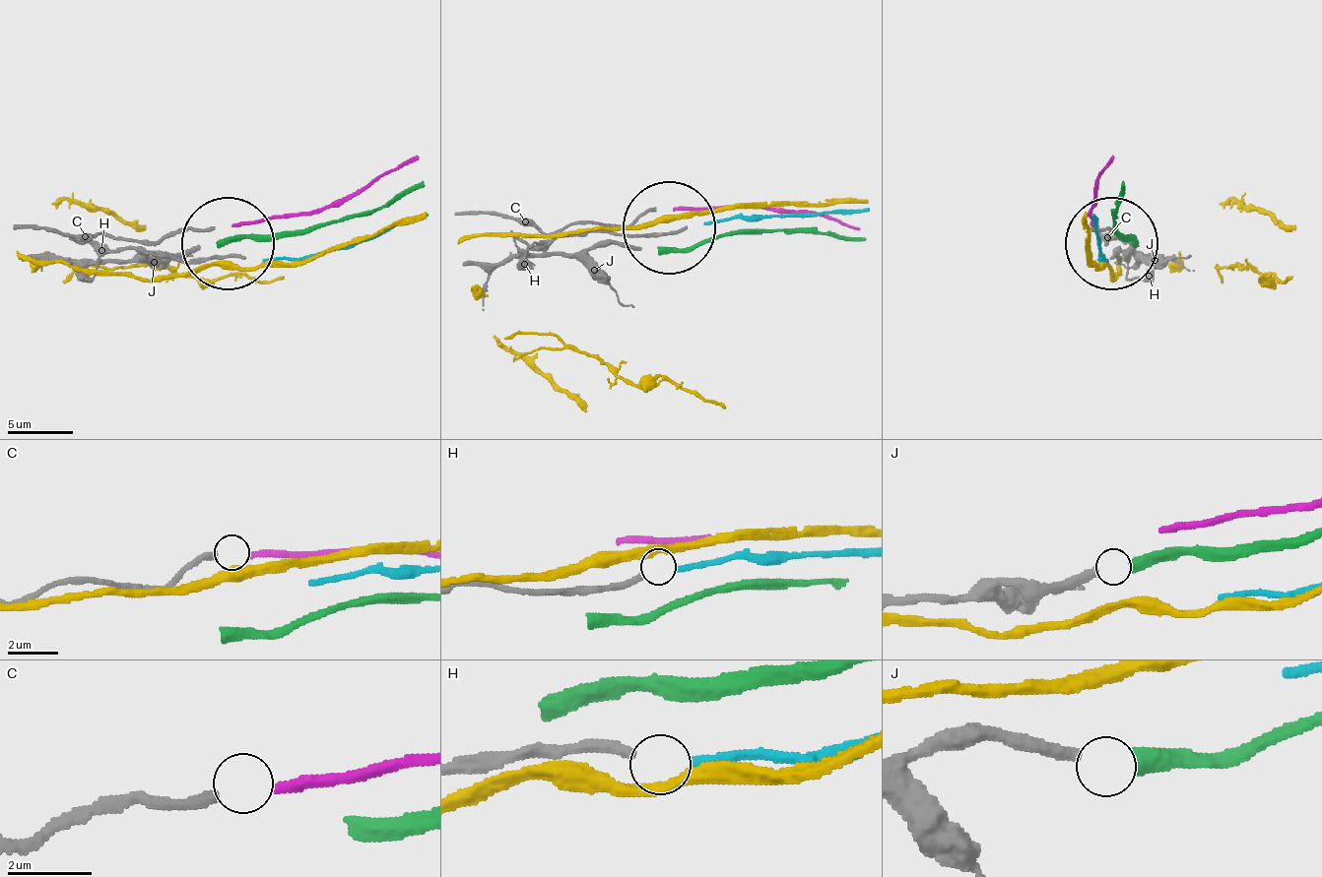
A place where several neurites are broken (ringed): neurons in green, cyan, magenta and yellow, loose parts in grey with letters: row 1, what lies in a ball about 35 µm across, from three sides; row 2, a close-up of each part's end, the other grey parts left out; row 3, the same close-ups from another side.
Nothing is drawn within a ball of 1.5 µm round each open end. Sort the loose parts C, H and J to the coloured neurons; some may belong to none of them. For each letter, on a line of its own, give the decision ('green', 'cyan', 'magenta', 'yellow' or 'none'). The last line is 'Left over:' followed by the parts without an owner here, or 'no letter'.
C: magenta
H: none
J: green
Left over: H

